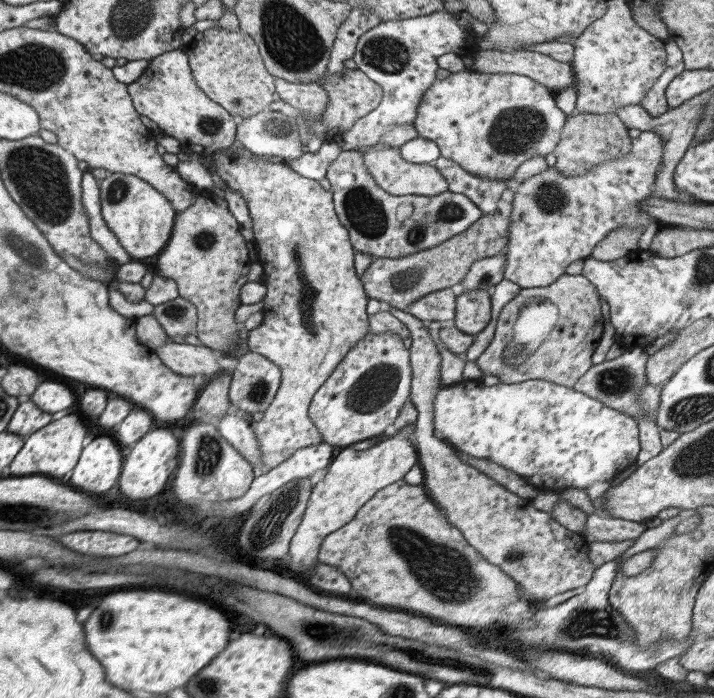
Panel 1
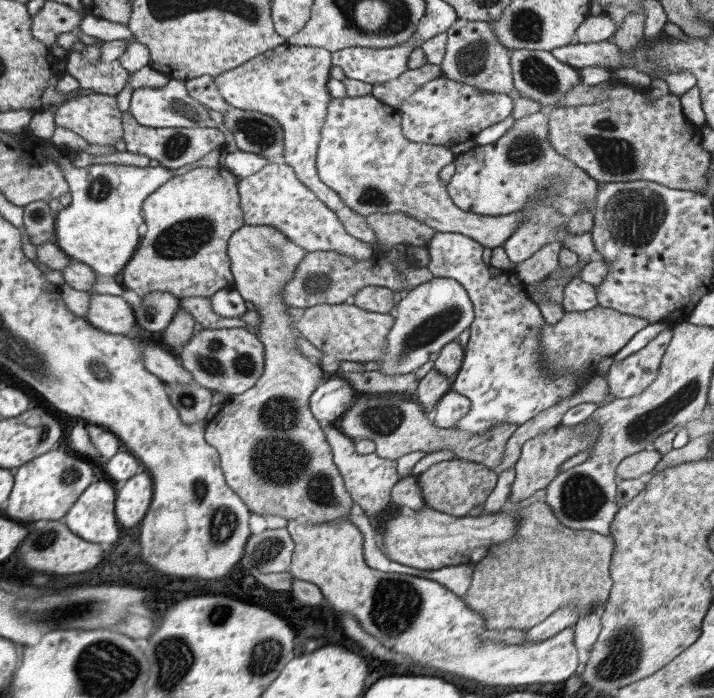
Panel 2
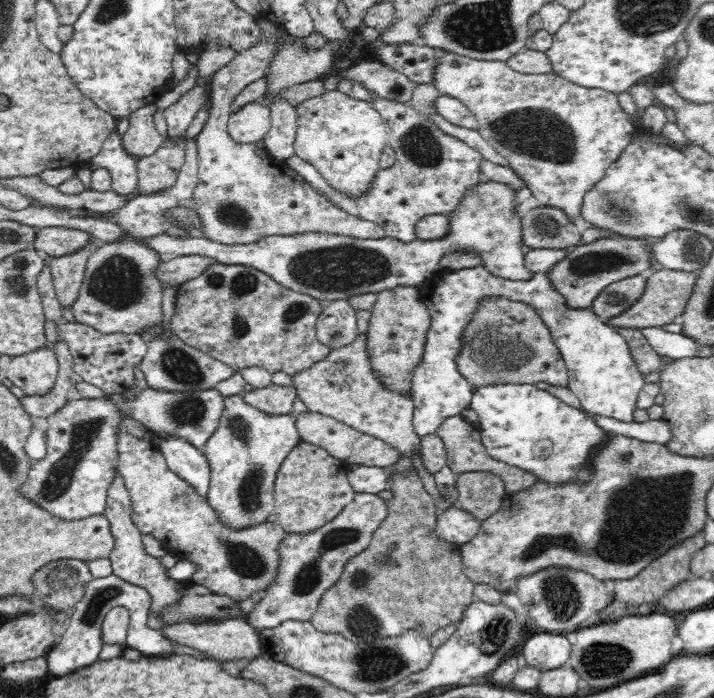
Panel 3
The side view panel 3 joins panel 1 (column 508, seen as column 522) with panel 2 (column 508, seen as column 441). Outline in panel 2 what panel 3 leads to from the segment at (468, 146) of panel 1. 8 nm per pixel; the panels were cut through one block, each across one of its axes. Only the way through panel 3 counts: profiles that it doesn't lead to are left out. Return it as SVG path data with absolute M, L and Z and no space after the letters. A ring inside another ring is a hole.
M456 18L445 33L443 60L439 64L443 77L487 92L508 94L513 90L509 50L499 44L488 22Z

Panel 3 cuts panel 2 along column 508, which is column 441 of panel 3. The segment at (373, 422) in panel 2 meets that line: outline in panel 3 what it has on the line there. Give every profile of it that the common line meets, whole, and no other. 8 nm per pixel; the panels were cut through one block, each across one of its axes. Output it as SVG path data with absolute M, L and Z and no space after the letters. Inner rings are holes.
M455 415L448 418L448 420L444 420L437 428L437 435L443 440L444 447L448 451L446 463L450 466L452 472L457 472L461 475L472 471L492 471L500 476L505 484L507 493L510 494L522 492L536 483L536 477L532 473L493 459L488 455L486 448L482 445L478 425L467 421L461 415Z

